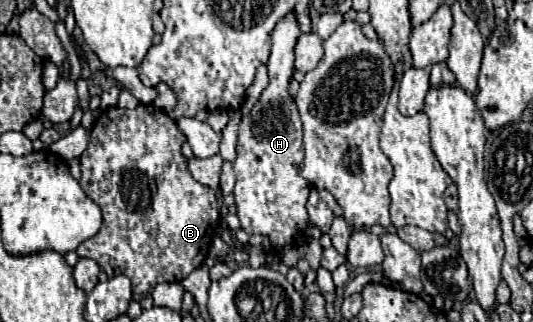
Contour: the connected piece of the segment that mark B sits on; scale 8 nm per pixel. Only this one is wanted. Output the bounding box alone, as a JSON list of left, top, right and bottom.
[75,104,219,294]

